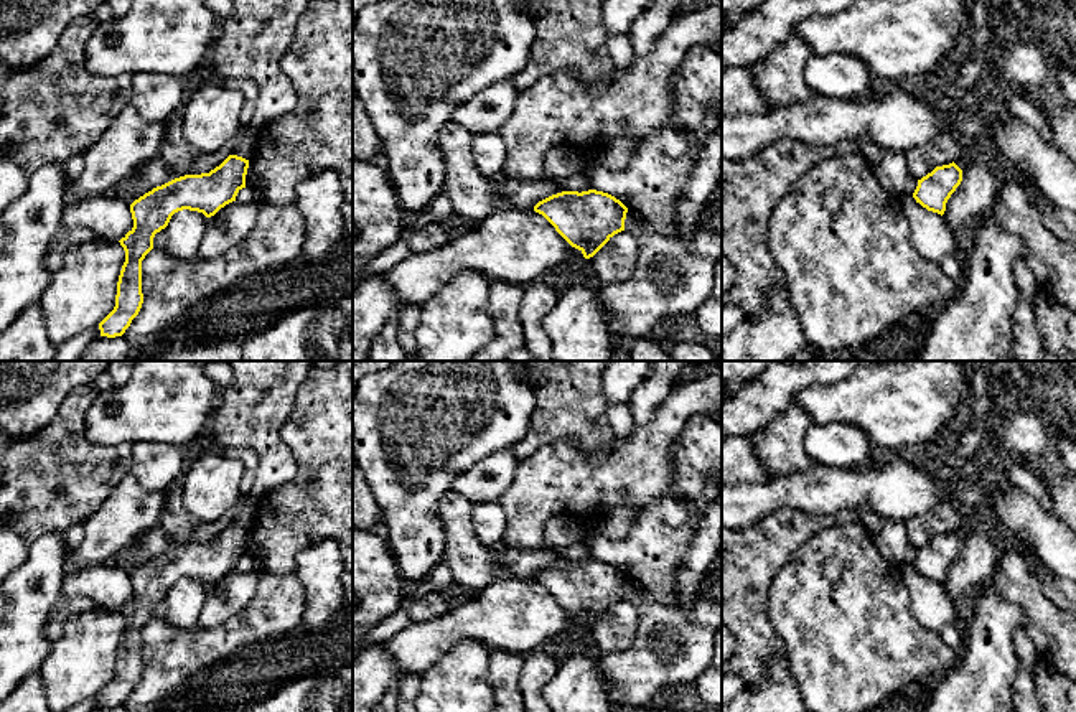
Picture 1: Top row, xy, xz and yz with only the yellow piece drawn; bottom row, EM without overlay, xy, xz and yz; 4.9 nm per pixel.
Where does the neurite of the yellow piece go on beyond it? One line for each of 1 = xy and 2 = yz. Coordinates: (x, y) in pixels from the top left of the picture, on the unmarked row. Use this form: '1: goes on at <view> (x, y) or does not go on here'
1: does not go on here
2: does not go on here

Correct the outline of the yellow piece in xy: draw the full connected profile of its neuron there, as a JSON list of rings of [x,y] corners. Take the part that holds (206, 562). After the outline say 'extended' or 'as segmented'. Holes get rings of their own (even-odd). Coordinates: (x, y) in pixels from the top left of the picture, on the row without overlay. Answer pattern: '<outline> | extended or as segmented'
[[[229,524],[209,542],[185,544],[153,557],[130,574],[133,597],[119,610],[125,620],[114,679],[99,692],[101,705],[122,705],[138,684],[142,663],[142,630],[153,618],[153,607],[165,598],[171,585],[189,578],[214,585],[236,570],[246,557],[249,529]]] | as segmented

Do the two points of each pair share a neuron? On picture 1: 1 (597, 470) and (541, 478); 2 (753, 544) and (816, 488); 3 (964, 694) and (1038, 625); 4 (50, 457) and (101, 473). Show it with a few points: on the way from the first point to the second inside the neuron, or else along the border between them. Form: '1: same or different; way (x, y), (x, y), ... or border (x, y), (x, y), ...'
1: same; way (584, 478), (554, 478)
2: different; border (829, 513), (778, 508), (755, 523)
3: different; border (1001, 597), (1024, 610), (1025, 627)
4: same; way (63, 470), (66, 473), (88, 473)

